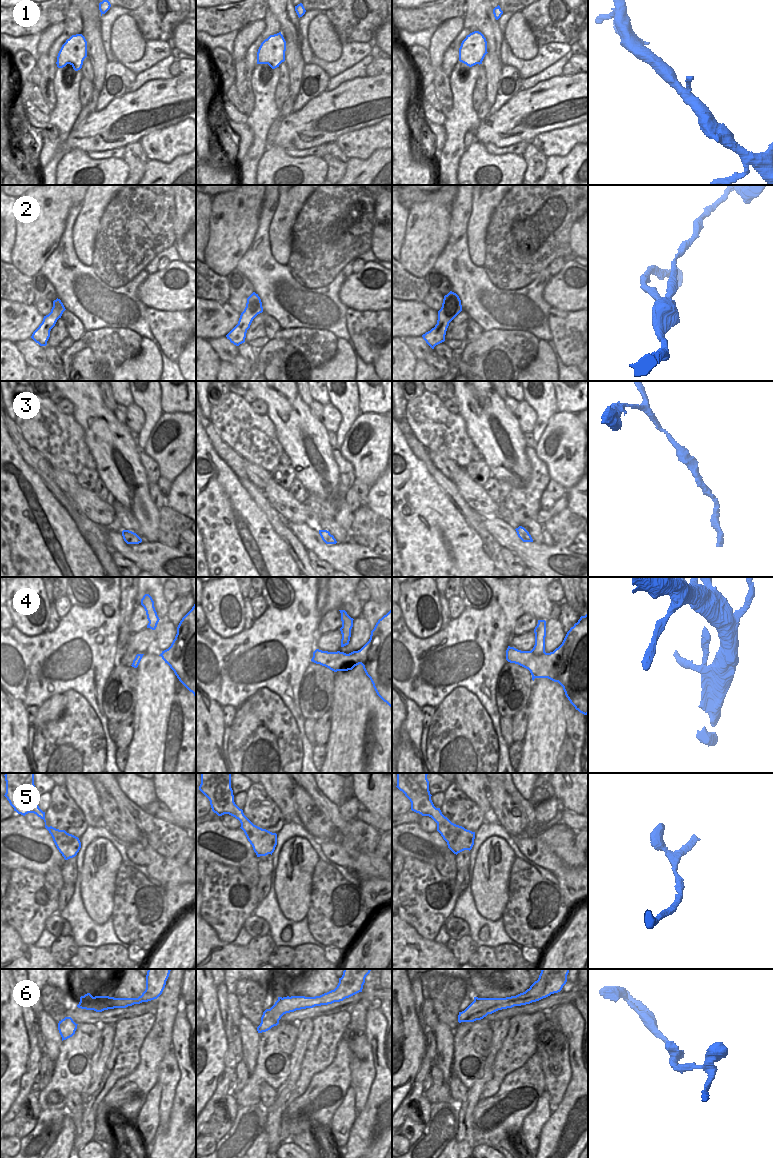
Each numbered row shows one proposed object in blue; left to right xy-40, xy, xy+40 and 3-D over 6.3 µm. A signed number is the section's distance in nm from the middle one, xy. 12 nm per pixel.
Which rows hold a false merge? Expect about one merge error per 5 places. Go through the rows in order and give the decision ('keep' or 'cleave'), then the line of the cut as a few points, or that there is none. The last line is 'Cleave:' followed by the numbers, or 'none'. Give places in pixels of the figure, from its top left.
1: keep | no cut
2: cleave | xy+40 (438, 317), (438, 323), (442, 327), (442, 341)
3: keep | no cut
4: keep | no cut
5: keep | no cut
6: keep | no cut
Cleave: 2

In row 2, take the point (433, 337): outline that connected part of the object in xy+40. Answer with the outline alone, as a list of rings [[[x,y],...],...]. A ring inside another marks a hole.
[[[437,323],[434,328],[422,335],[423,339],[432,349],[434,349],[436,345],[442,343],[442,328],[443,327]]]

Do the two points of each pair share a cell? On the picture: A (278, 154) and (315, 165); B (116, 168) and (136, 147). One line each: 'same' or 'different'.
A: same
B: different

